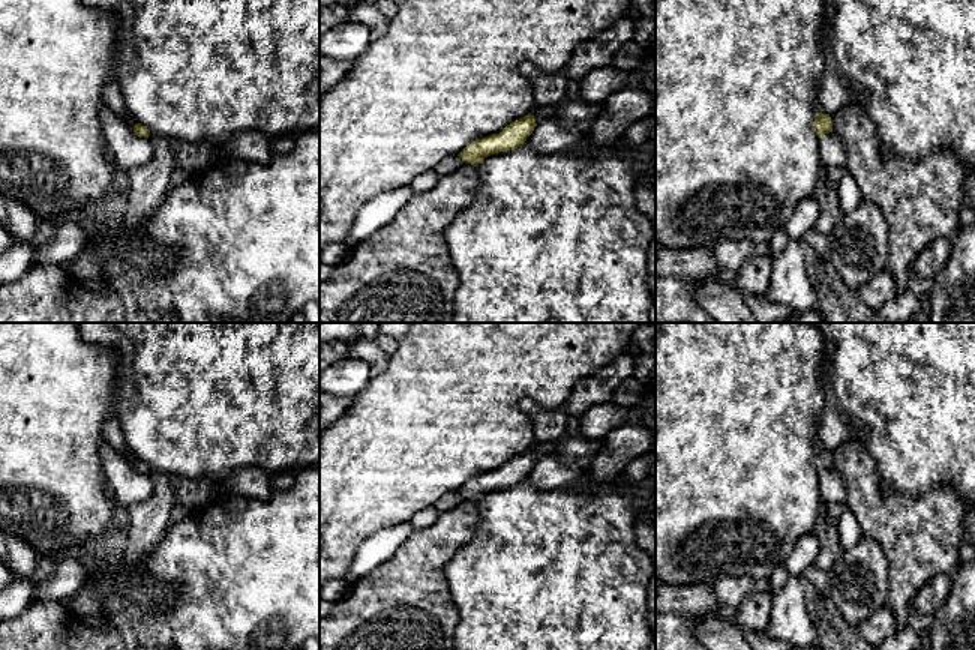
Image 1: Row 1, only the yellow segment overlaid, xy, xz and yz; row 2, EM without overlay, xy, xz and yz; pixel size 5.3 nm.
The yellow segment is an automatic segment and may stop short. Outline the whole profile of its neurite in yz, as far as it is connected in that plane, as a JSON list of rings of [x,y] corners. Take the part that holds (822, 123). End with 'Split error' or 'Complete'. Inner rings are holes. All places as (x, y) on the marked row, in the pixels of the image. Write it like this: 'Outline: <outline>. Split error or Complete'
Outline: [[[818,113],[813,122],[813,128],[819,138],[825,134],[832,132],[831,117],[825,113]]]. Complete

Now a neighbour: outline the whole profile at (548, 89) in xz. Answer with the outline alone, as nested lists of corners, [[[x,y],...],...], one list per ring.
[[[531,63],[522,65],[520,72],[531,83],[536,107],[548,107],[566,99],[568,80],[560,72],[540,74]]]

